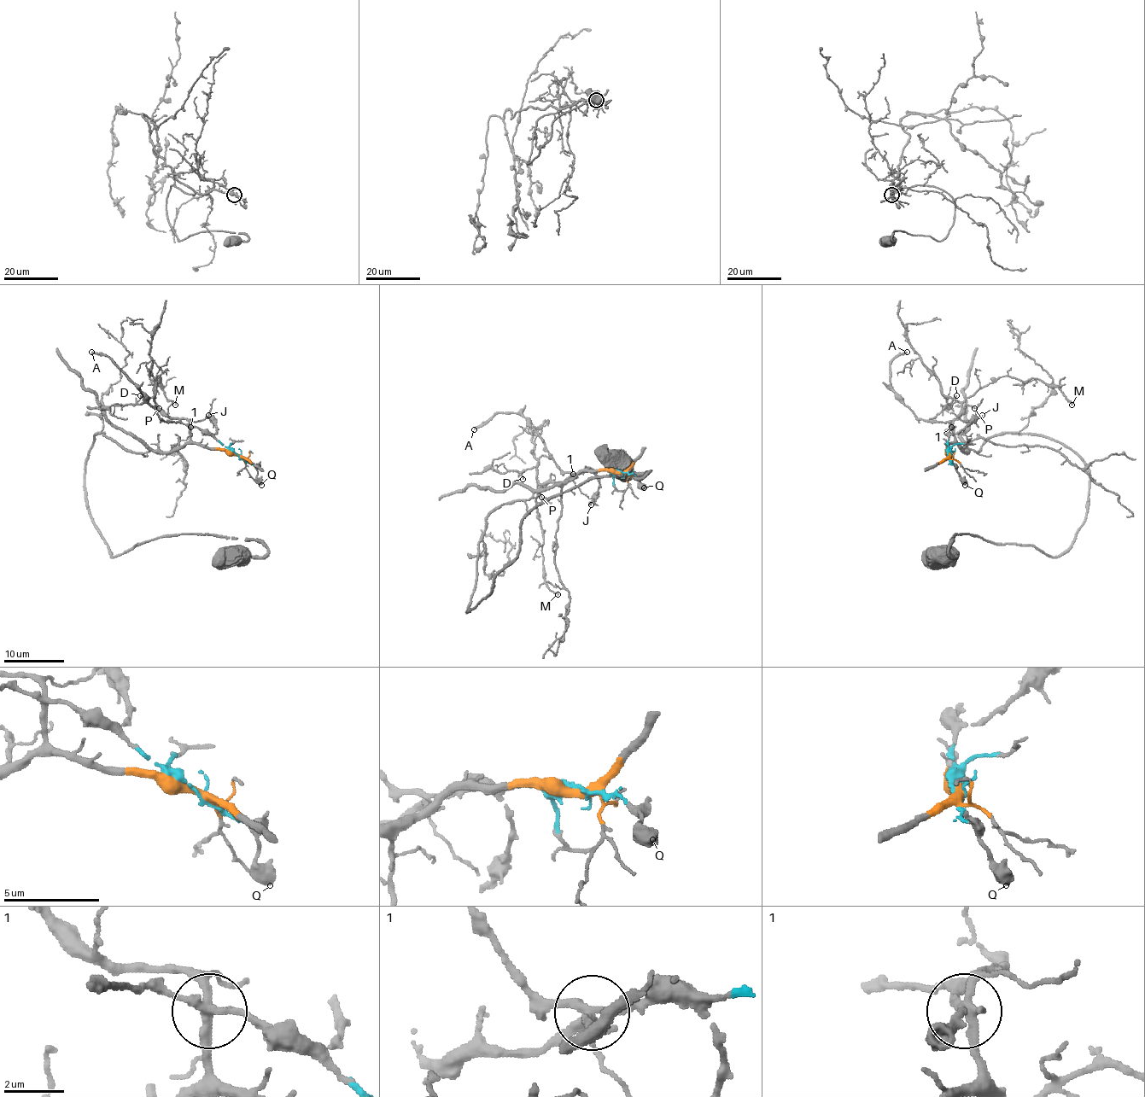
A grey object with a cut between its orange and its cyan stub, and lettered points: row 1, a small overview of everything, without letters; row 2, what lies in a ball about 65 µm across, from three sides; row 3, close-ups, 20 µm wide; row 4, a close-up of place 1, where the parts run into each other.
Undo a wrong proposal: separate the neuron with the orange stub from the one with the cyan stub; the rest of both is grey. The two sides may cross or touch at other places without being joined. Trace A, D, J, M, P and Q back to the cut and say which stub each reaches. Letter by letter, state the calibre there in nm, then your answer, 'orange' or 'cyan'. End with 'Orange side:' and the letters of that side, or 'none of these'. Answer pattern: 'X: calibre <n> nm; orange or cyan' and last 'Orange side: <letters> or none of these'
A: calibre 300 nm; cyan
D: calibre 120 nm; orange
J: calibre 280 nm; cyan
M: calibre 120 nm; orange
P: calibre 70 nm; orange
Q: calibre 600 nm; cyan
Orange side: D, M, P

